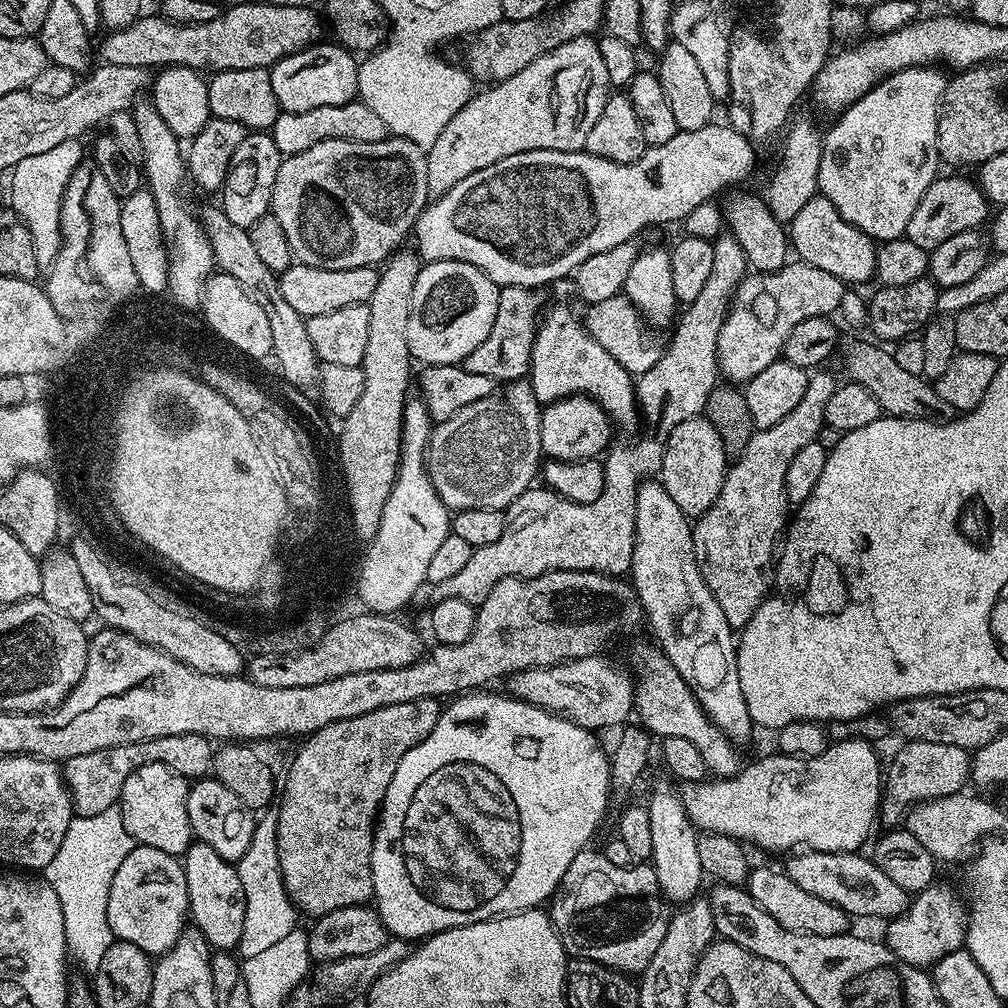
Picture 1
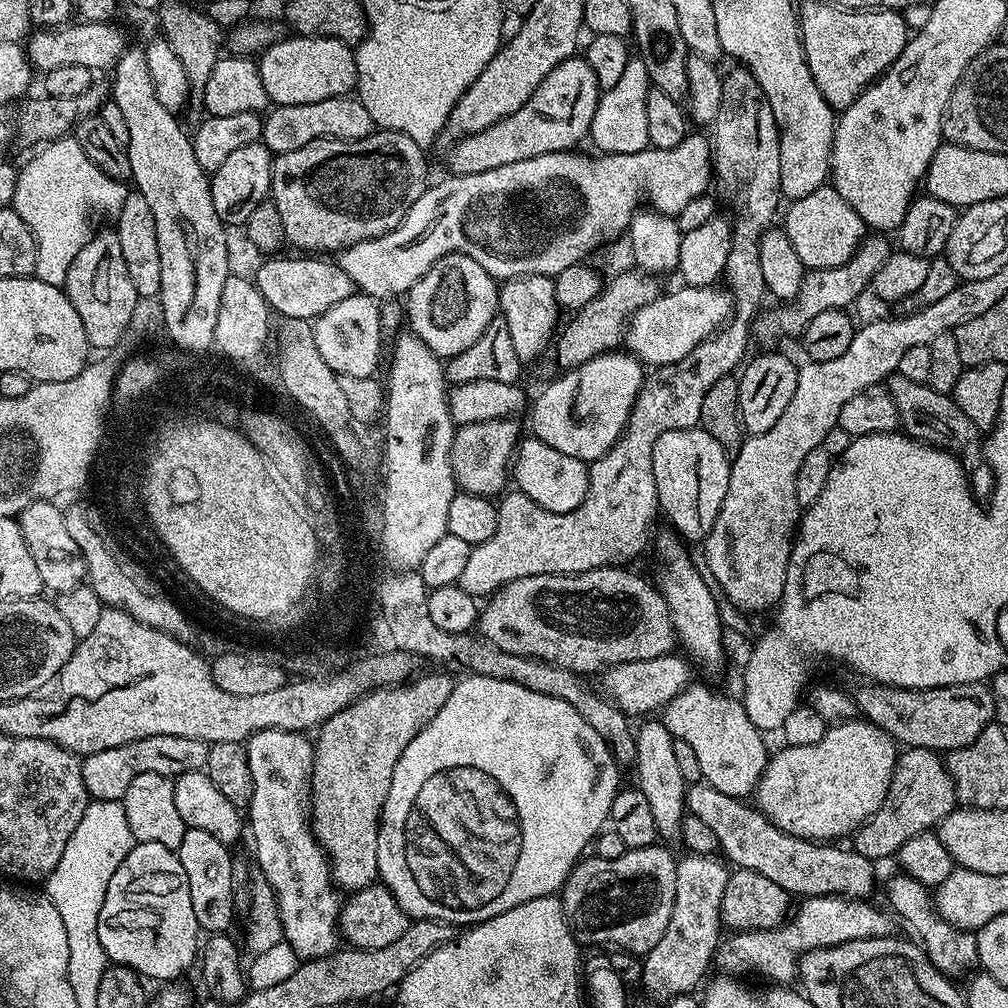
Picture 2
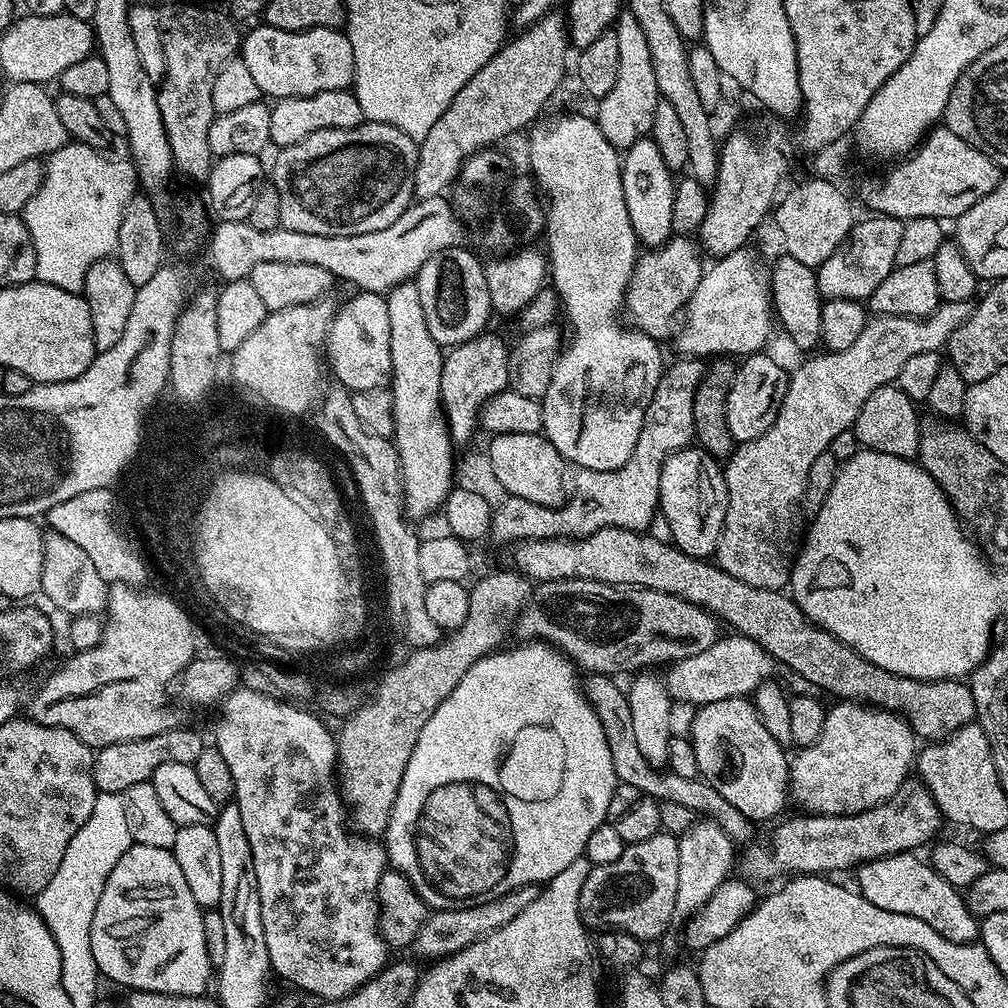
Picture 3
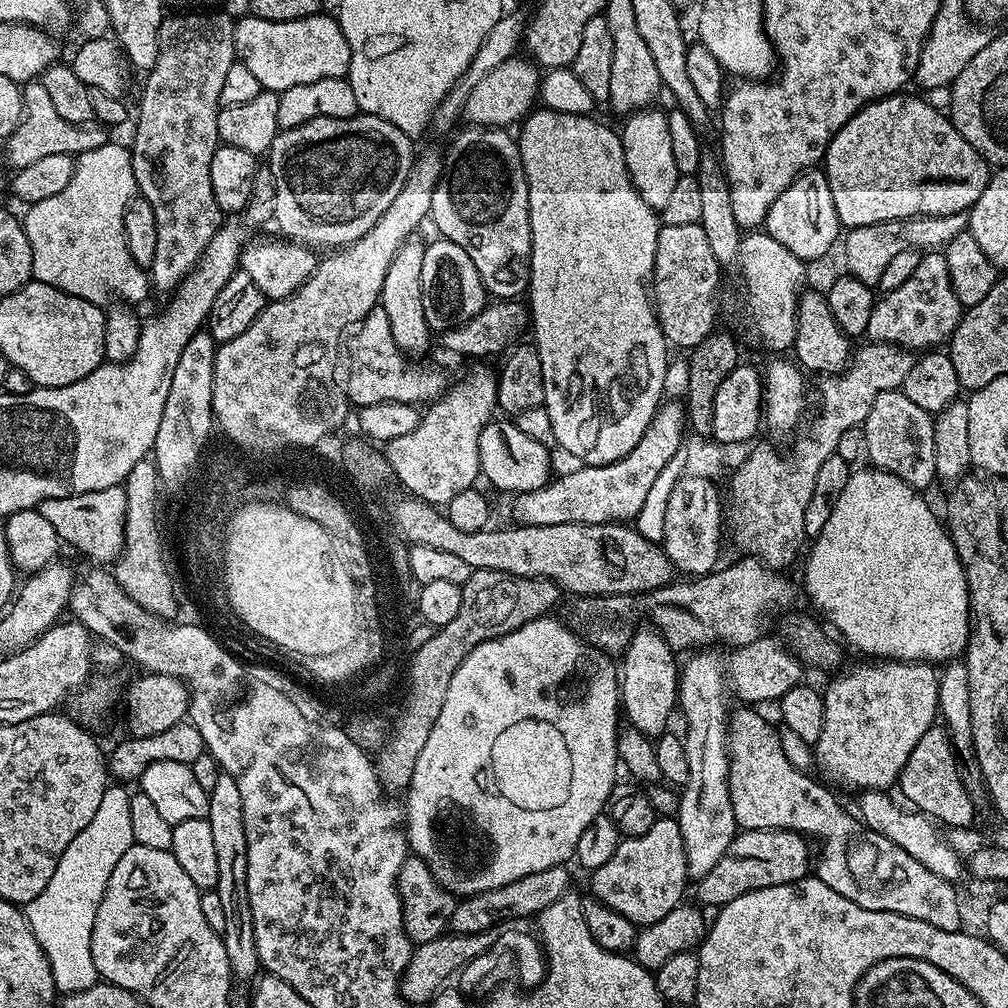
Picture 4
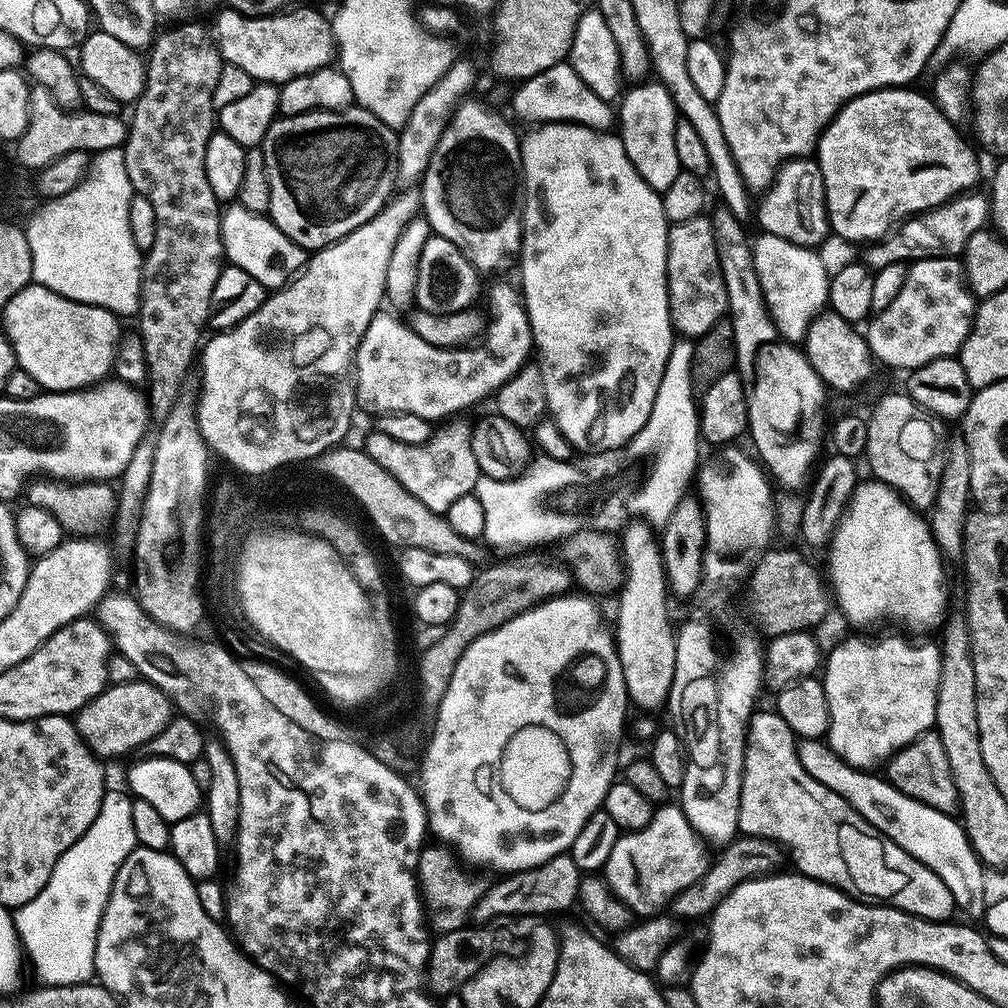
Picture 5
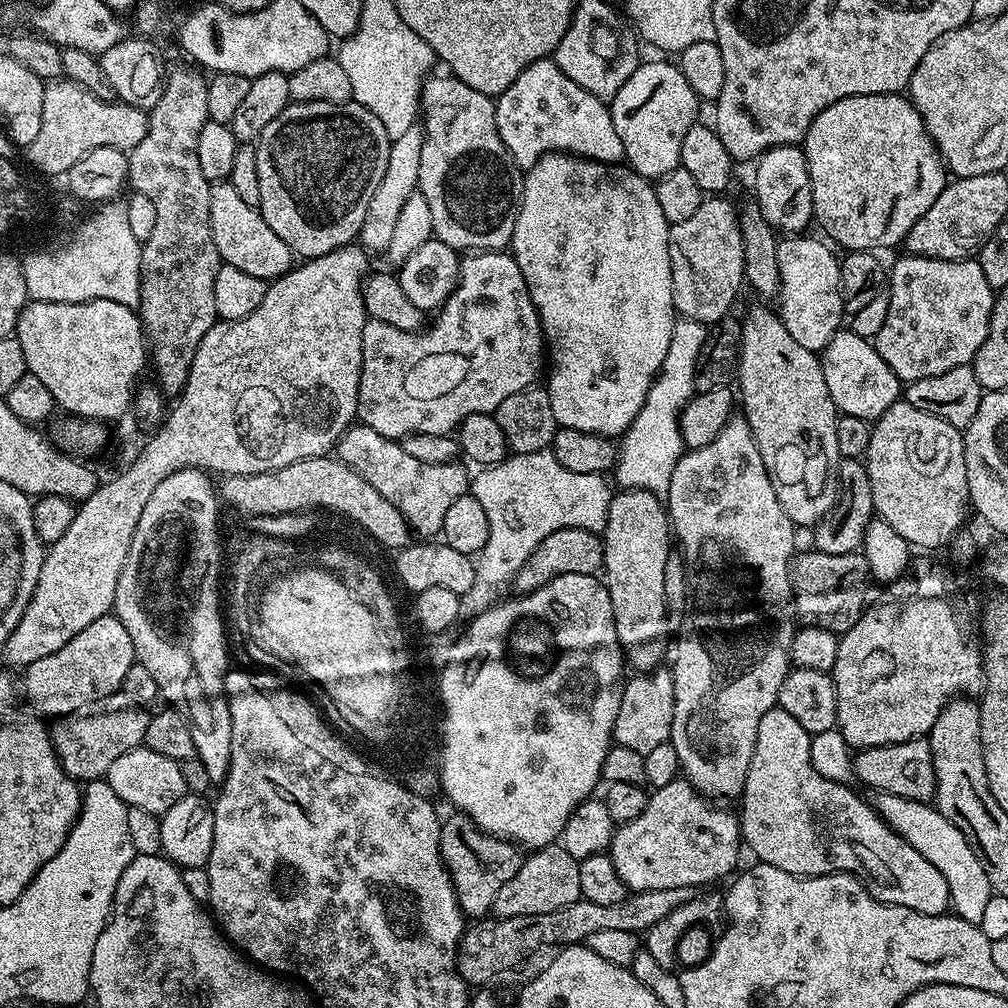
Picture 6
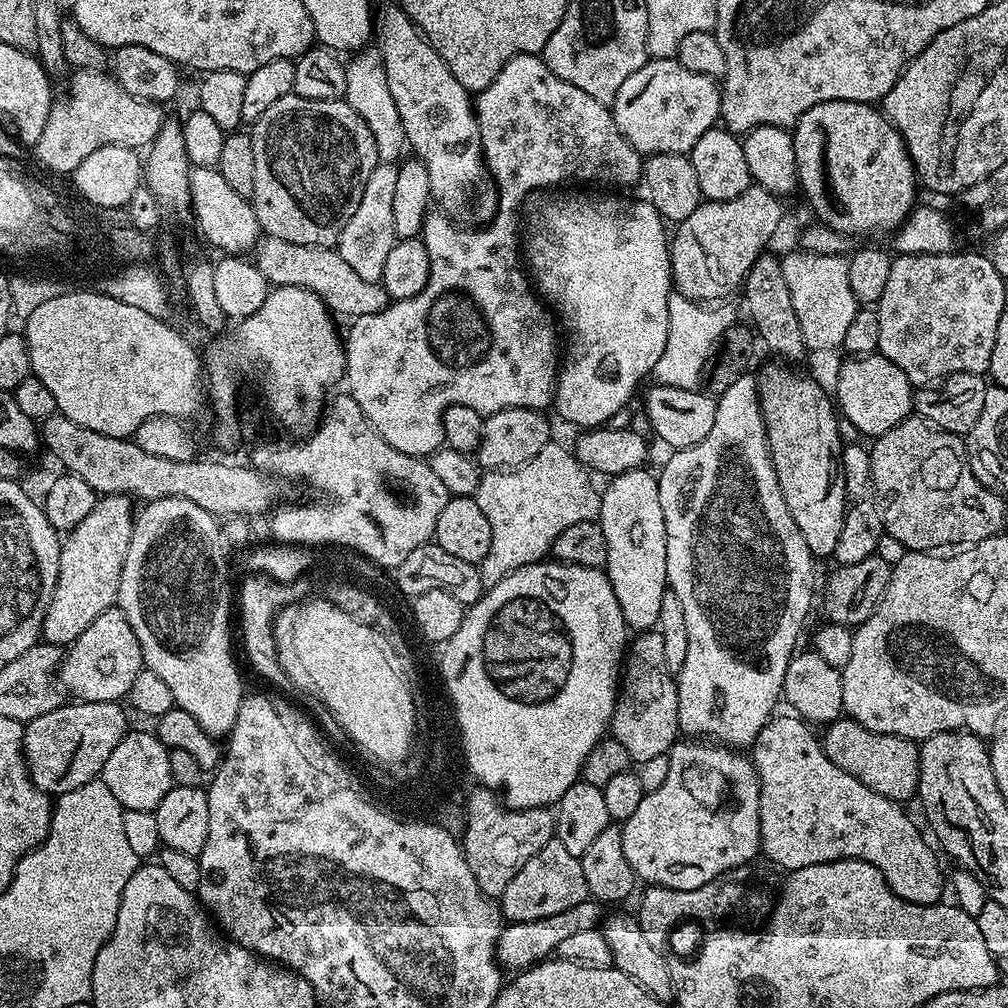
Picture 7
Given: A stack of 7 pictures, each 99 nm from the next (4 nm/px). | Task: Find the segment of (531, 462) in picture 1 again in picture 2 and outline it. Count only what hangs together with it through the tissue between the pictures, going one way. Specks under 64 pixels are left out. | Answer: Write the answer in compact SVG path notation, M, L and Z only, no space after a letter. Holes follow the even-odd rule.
M509 418L461 424L457 427L456 437L452 440L450 462L459 491L489 498L499 497L505 491L504 483L509 483L510 480L516 446L522 439L516 422L515 419Z

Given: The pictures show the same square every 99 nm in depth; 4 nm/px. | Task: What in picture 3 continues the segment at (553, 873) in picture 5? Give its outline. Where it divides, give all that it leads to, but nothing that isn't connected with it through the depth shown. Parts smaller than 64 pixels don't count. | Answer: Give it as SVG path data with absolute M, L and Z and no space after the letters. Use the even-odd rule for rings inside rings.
M527 884L518 890L510 890L502 894L502 898L494 898L494 902L486 902L469 908L455 908L454 910L442 908L429 911L428 920L422 926L420 933L416 935L411 951L417 952L424 960L429 957L437 960L452 956L458 950L466 950L466 946L486 938L494 930L506 926L506 922L518 918L518 914L522 914L522 910L526 910L526 906L530 906L530 902L534 902L534 898L538 898L539 893L540 888L537 885Z

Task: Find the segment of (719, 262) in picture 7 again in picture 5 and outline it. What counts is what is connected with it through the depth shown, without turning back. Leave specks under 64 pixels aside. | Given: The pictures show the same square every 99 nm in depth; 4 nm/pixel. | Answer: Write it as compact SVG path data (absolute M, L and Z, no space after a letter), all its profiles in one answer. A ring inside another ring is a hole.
M701 214L668 229L668 306L672 309L672 326L681 337L699 338L712 329L728 311L726 282L718 262L714 226Z

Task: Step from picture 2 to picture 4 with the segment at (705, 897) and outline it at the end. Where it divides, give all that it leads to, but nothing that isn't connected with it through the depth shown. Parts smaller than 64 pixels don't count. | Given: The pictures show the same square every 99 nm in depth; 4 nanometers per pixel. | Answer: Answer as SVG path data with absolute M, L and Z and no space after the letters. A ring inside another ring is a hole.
M696 650L691 653L688 661L683 661L680 673L680 691L678 693L678 708L684 711L684 724L688 729L682 732L686 746L686 759L690 762L690 778L680 792L680 811L678 823L682 830L682 842L686 850L686 866L689 877L693 881L701 880L710 869L718 863L718 858L726 854L726 846L736 837L738 825L734 818L734 806L730 802L728 789L728 721L730 707L730 688L726 683L726 664L716 650Z

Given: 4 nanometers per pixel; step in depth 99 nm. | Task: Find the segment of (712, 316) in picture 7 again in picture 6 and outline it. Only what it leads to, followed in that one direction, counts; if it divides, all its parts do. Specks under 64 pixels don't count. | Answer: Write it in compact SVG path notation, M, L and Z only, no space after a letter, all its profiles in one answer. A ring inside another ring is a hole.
M680 318L673 323L672 333L670 334L670 350L666 350L666 358L646 394L646 402L642 406L642 410L634 418L631 426L624 431L622 437L624 448L622 444L614 469L614 477L616 476L621 489L641 488L647 492L657 494L667 493L670 478L674 474L674 466L680 461L680 457L685 451L684 439L680 436L679 415L680 411L684 409L684 405L694 395L692 387L698 384L698 361L704 351L704 341L706 339L706 333L704 332L706 332L705 325L699 324L697 320Z

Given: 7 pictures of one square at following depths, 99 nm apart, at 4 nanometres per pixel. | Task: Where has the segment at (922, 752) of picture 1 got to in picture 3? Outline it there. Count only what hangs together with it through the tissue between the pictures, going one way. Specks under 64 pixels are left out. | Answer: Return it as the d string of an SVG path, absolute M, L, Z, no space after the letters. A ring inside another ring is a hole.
M918 778L904 780L890 799L874 806L869 812L855 816L796 815L800 816L781 819L765 844L749 843L741 851L745 851L741 856L739 853L738 872L743 879L757 882L772 880L780 875L783 877L785 874L814 876L836 874L832 872L840 872L843 868L852 870L861 862L920 850L916 848L922 847L924 843L927 845L942 825L940 811L930 790Z

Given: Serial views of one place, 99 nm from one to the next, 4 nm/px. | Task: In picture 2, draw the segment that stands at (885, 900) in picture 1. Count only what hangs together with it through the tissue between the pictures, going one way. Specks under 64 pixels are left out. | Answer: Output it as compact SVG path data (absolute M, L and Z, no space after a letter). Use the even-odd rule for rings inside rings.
M703 782L688 784L684 806L687 815L702 818L702 822L710 826L719 851L729 865L754 870L770 878L770 882L782 886L782 890L793 897L844 896L848 900L868 900L876 888L873 861L867 860L851 847L836 848L840 846L832 842L803 840L783 832L771 824L758 808L739 796L722 794L722 790L714 790L714 786Z

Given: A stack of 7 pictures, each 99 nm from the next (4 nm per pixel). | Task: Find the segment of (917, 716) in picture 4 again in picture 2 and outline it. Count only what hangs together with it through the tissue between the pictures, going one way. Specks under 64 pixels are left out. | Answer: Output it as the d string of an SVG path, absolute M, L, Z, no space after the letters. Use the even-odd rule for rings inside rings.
M863 718L829 726L826 734L822 734L822 742L814 742L814 746L784 746L781 749L781 752L771 753L768 765L755 786L755 807L783 832L817 842L836 842L839 836L851 837L875 814L888 793L898 755L898 745L892 736Z

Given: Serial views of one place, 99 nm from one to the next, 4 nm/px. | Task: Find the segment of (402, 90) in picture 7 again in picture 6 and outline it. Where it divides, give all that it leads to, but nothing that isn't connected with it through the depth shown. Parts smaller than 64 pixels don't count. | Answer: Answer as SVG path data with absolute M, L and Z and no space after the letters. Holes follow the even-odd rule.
M432 74L425 79L424 87L420 90L419 107L422 109L422 131L424 141L422 142L422 158L418 162L418 178L420 183L418 190L426 198L427 204L430 205L430 218L434 218L432 227L435 239L446 242L446 246L457 250L504 250L512 243L514 234L514 222L516 221L516 210L520 207L520 193L522 191L522 169L514 162L510 150L502 142L502 138L496 129L496 101L491 96L482 94L474 90L471 86L466 86L458 77L451 74L445 76L436 76Z

